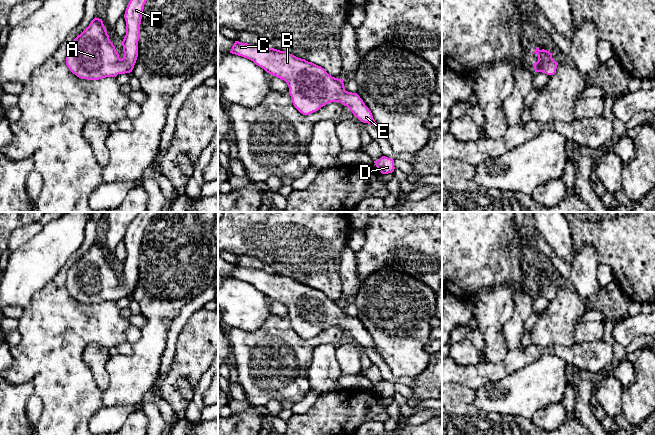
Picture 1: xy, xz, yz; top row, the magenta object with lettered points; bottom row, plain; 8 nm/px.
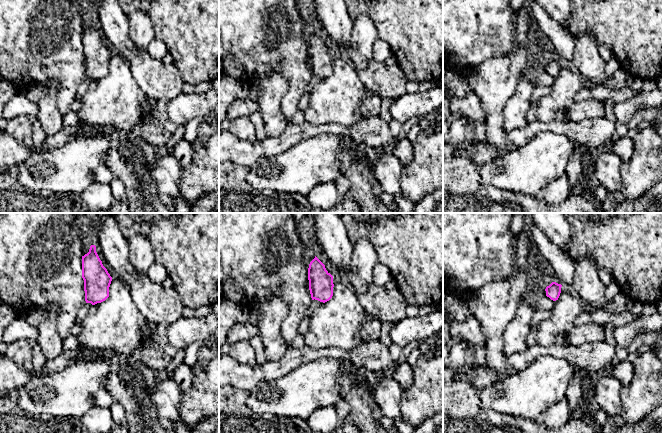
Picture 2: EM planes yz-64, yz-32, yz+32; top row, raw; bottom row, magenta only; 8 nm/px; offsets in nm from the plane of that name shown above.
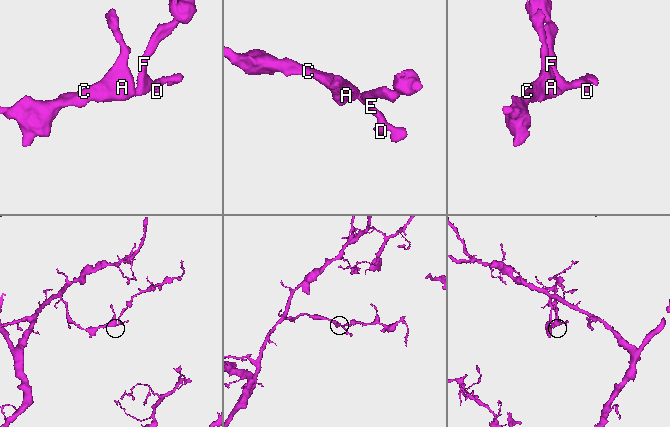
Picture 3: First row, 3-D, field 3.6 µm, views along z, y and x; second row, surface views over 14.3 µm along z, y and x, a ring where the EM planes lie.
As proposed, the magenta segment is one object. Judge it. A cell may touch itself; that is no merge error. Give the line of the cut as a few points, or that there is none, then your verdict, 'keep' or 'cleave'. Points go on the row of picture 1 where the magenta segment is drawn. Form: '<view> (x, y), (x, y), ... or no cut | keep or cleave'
no cut | keep

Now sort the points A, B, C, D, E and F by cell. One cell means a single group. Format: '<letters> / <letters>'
A B C D E F

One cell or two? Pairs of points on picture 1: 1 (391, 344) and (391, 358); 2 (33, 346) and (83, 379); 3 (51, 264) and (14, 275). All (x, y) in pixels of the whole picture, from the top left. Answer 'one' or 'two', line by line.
1: one
2: one
3: one

